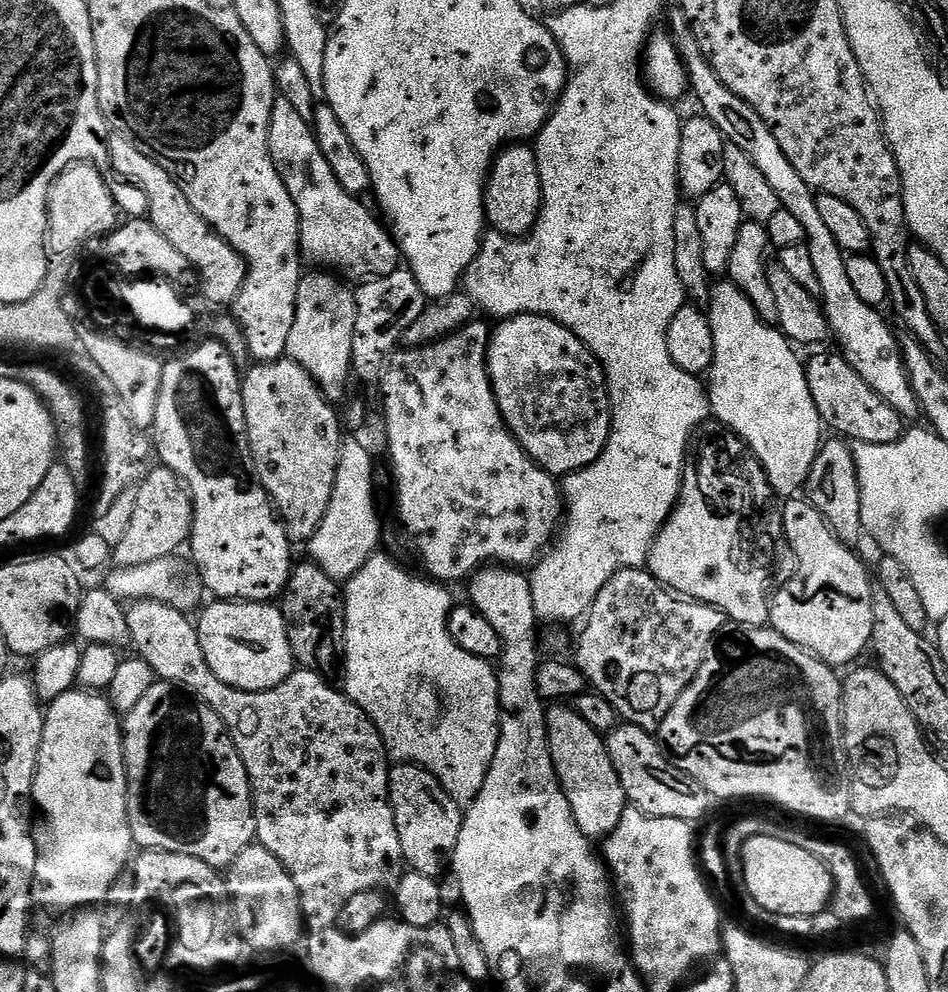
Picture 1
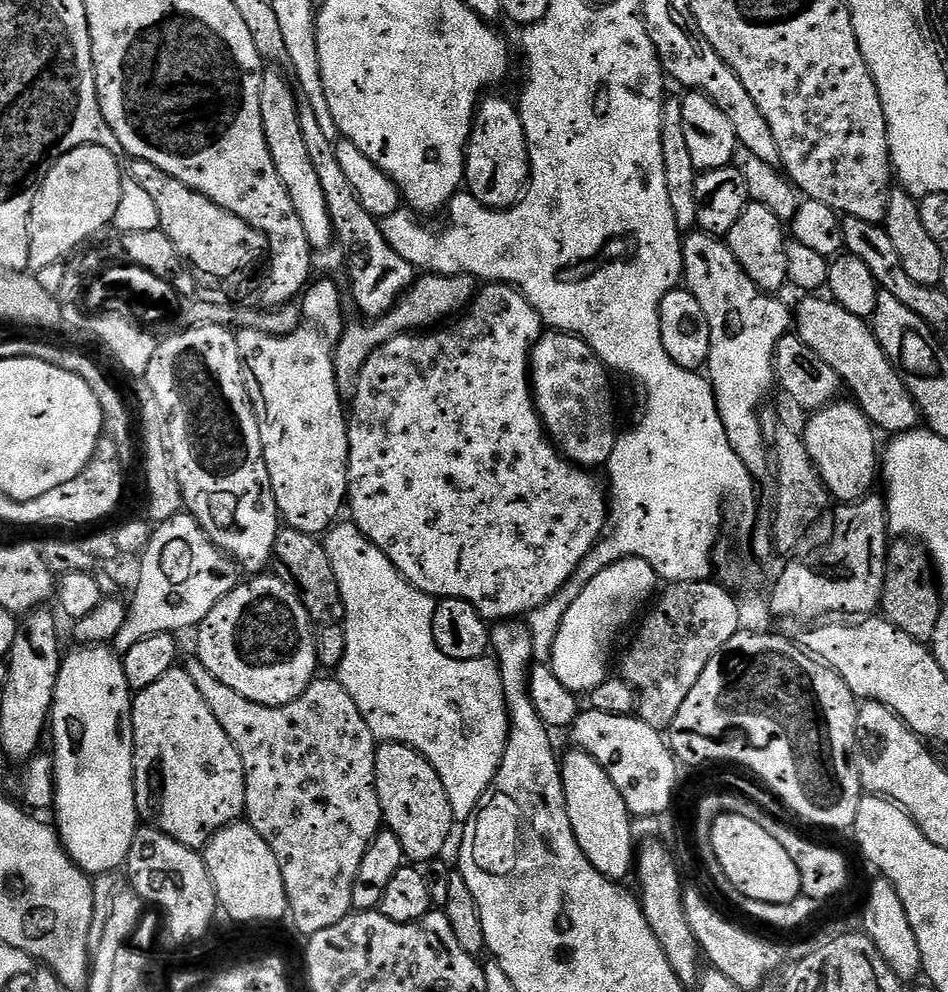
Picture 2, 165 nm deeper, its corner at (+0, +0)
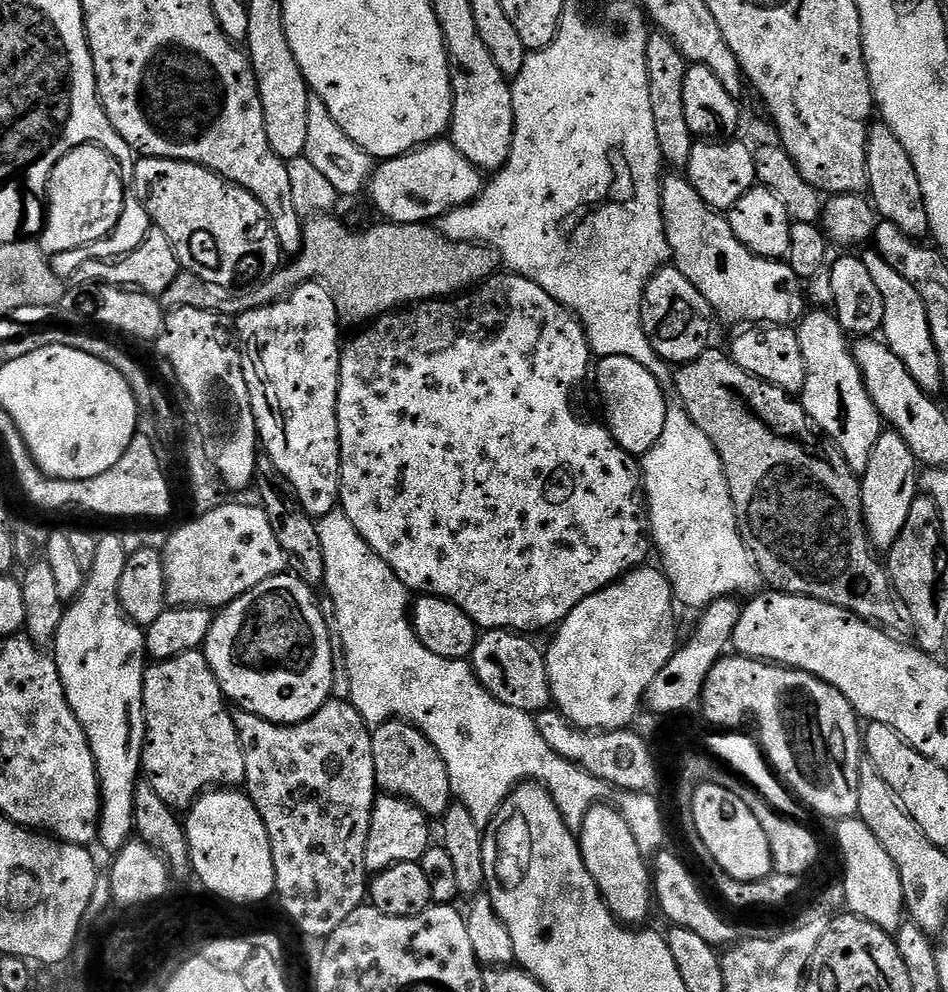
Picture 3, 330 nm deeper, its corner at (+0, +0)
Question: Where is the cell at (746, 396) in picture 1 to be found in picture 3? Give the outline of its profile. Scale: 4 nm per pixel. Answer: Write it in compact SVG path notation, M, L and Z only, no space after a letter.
M665 175L660 193L671 263L700 291L719 319L740 324L736 326L792 326L803 317L805 285L800 276L784 260L767 260L746 250L734 238L727 215L702 202L702 194L694 190L687 175Z

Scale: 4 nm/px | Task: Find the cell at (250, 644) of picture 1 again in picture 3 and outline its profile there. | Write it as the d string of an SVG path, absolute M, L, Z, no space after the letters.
M271 576L266 578L266 582L258 582L254 590L246 590L246 594L230 601L215 613L202 651L225 697L233 705L236 703L237 709L275 724L297 724L306 722L306 718L310 718L323 704L328 703L334 682L328 633L330 624L324 621L312 592L315 591L297 576Z

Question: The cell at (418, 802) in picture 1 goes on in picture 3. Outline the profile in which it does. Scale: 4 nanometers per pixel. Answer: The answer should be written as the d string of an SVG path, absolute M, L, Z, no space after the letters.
M393 718L375 725L372 749L376 787L381 793L408 800L429 818L443 817L444 811L454 802L450 774L446 774L446 762L442 762L442 754L434 750L432 743L413 724Z

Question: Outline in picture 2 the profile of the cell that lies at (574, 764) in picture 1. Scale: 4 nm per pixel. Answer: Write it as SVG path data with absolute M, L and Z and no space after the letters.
M571 751L565 756L563 753L560 777L566 794L566 810L570 814L570 826L574 826L578 846L582 846L582 854L586 854L586 858L590 858L590 866L594 866L594 870L598 870L600 874L611 880L627 881L628 872L630 876L634 868L634 844L632 848L634 817L629 812L622 794L618 794L618 786L614 786L614 782L610 782L610 774L606 774L606 770L602 770L602 766L594 758L590 758L588 752Z

